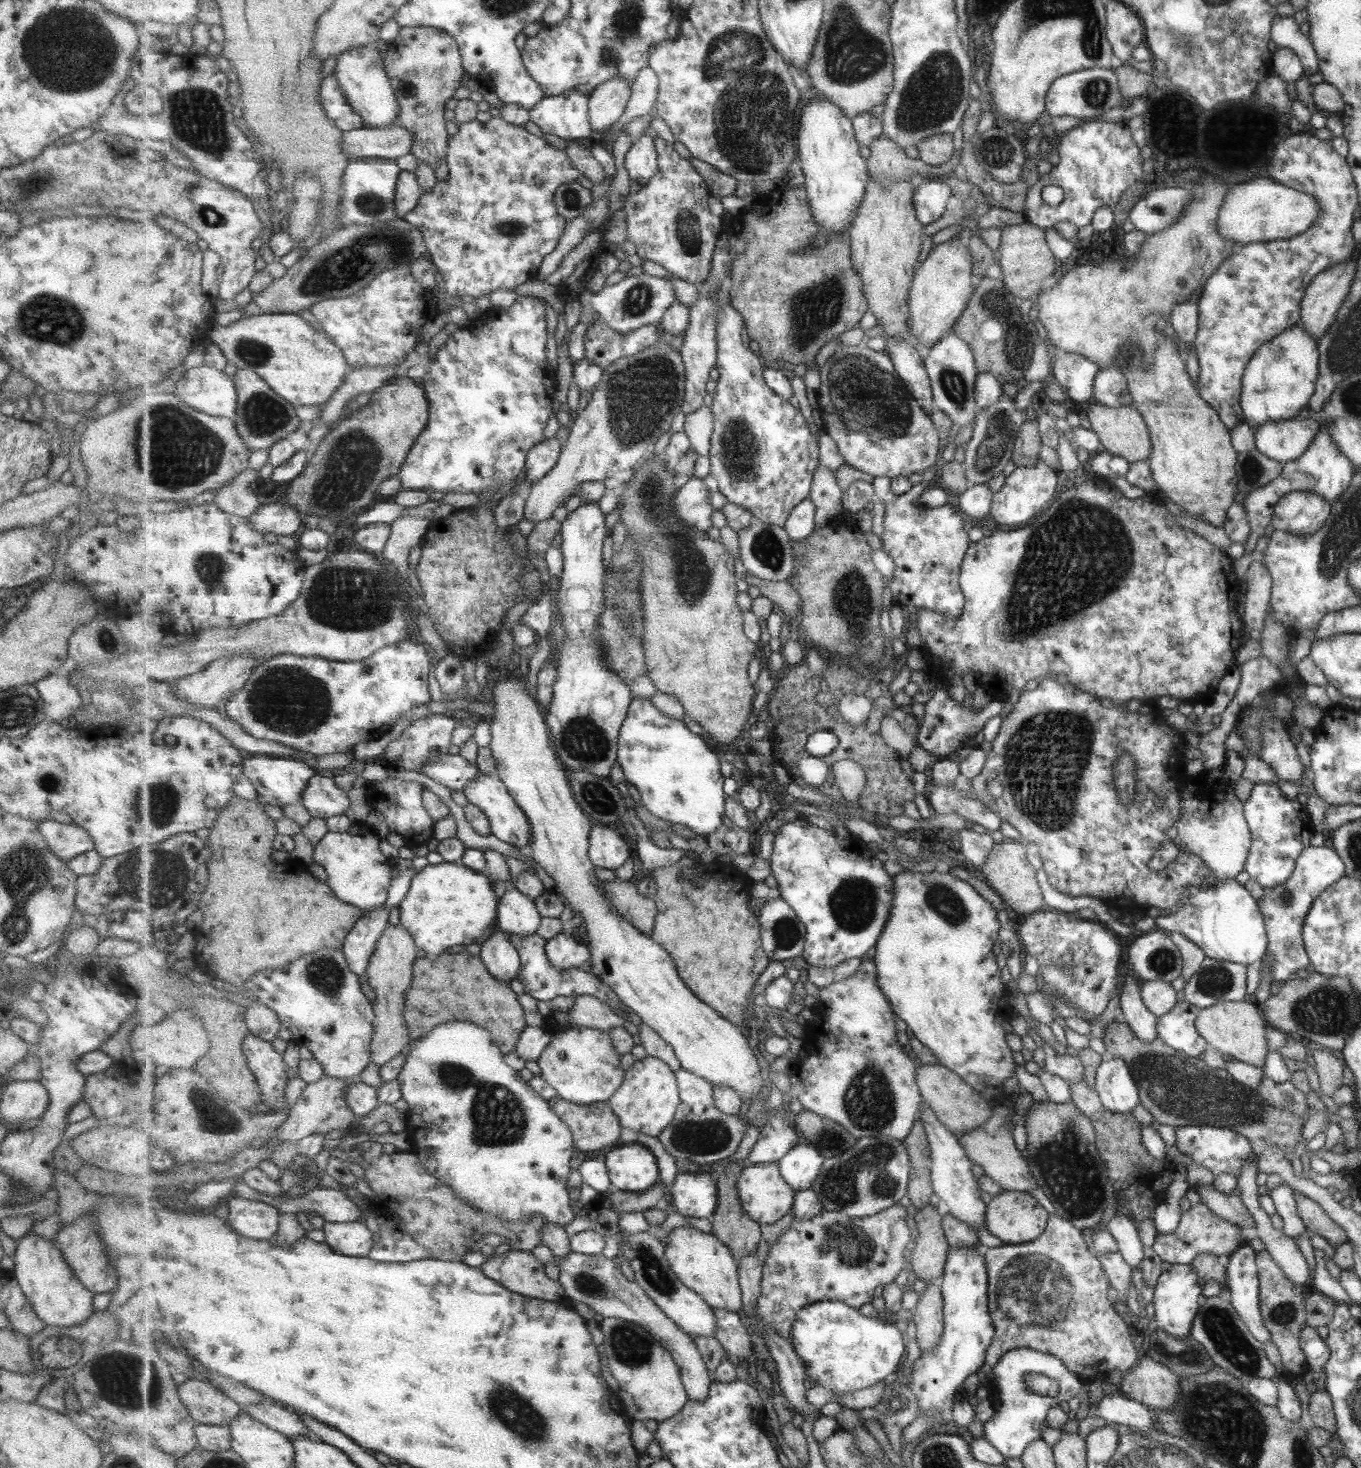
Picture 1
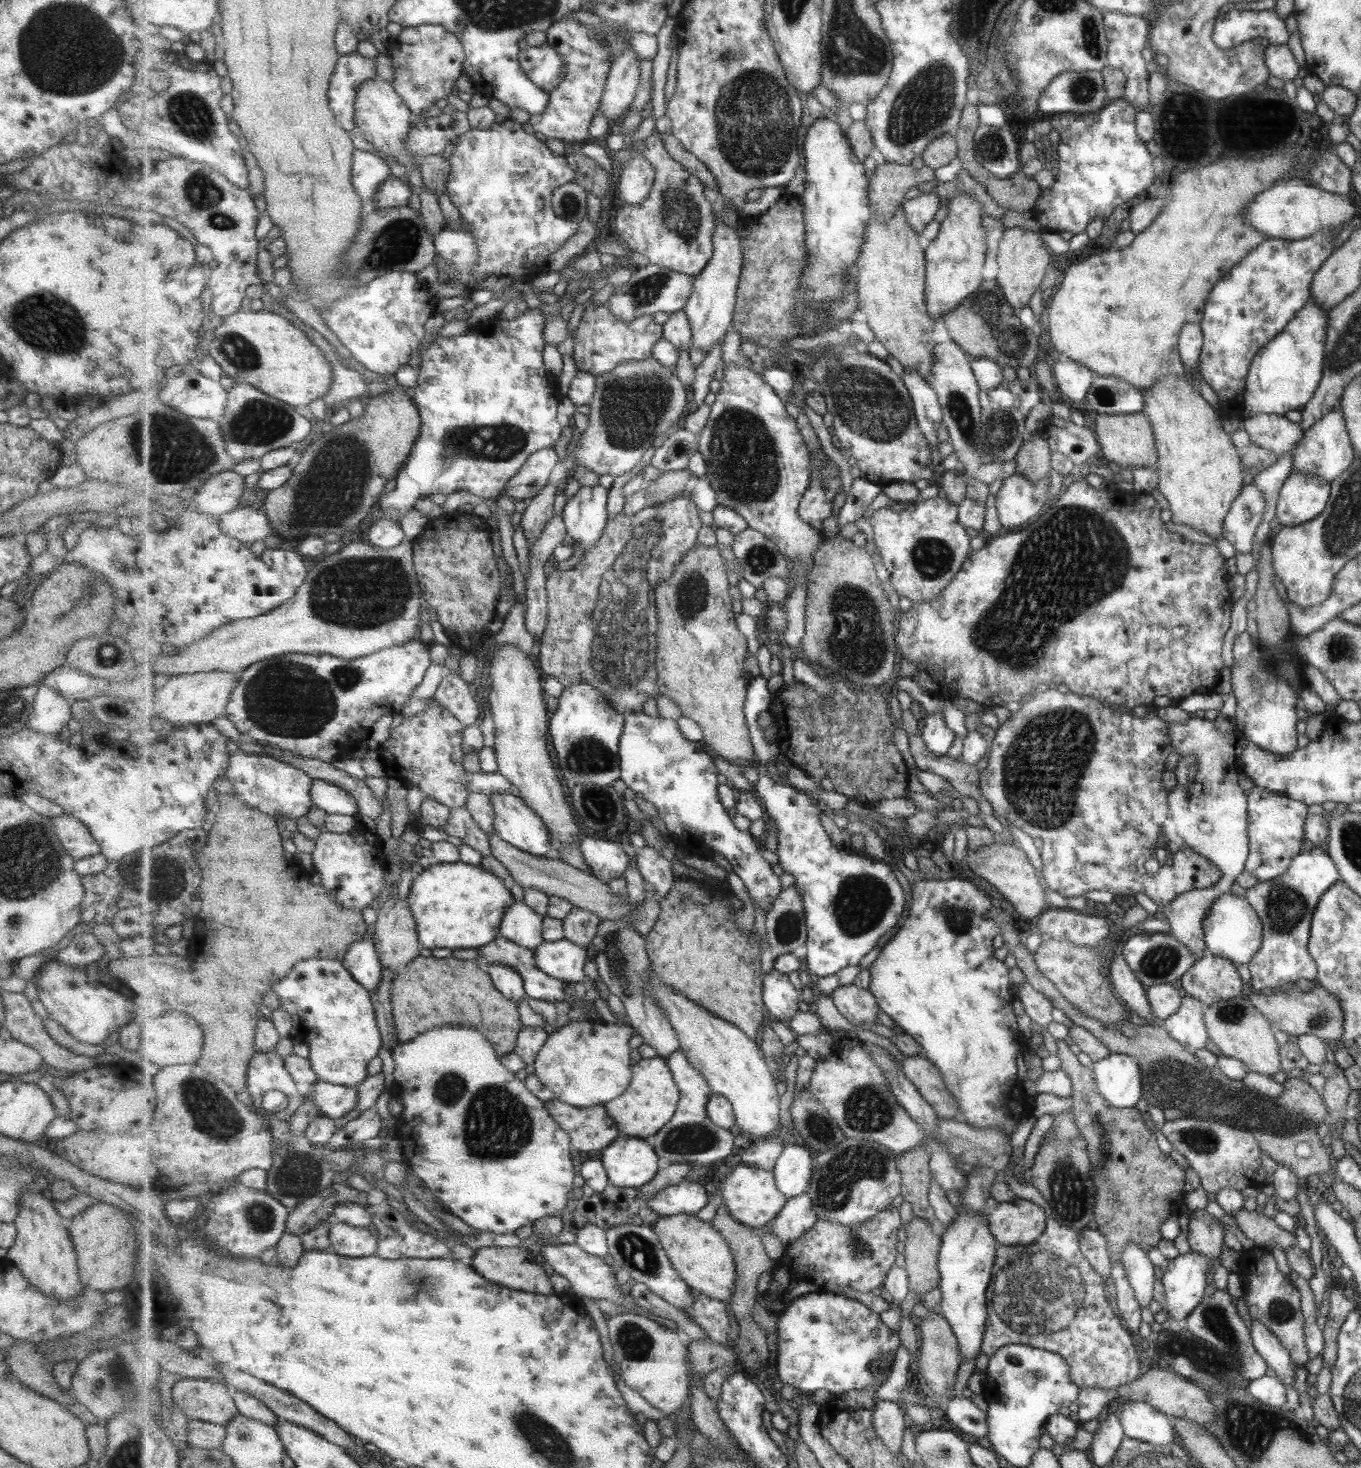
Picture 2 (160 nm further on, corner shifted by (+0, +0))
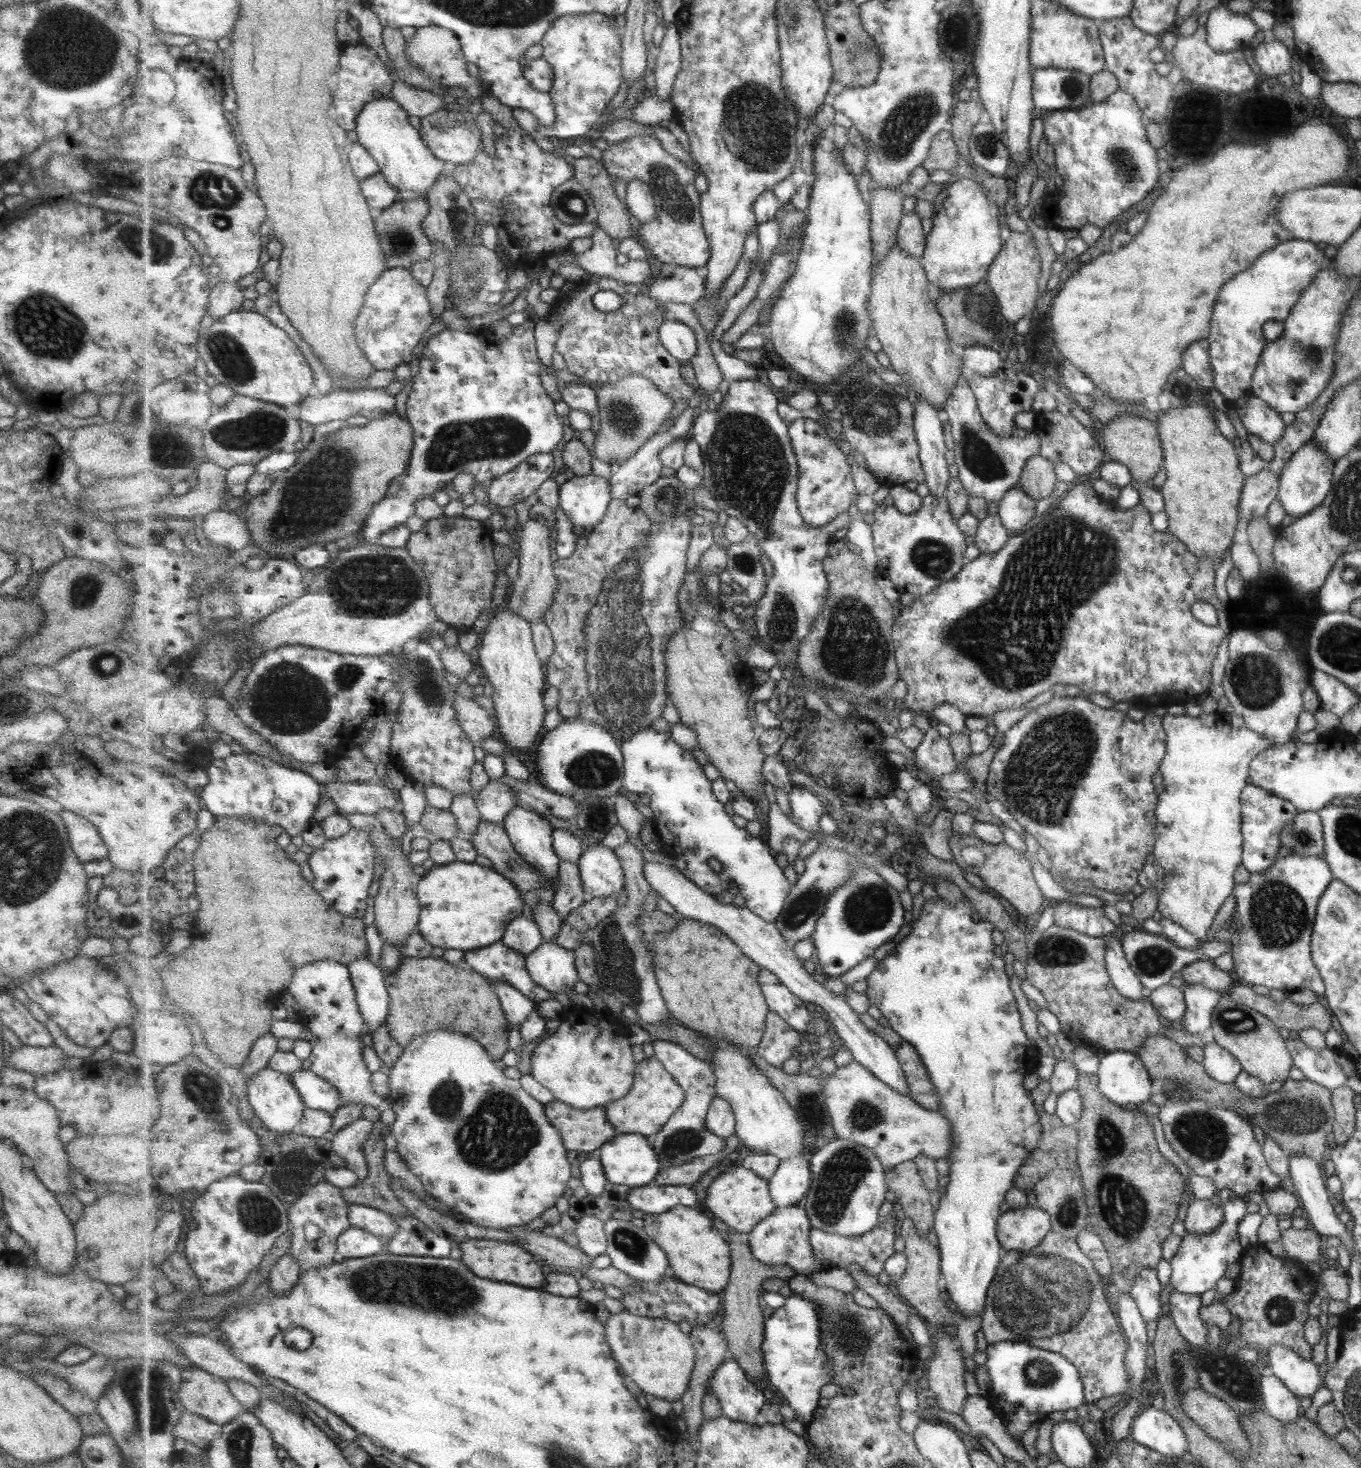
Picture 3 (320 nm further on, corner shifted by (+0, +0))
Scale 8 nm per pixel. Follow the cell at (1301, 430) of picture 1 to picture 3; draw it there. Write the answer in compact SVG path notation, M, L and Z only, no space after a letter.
M1249 392L1237 398L1231 405L1247 433L1259 437L1270 445L1275 444L1283 436L1286 429L1283 420L1264 399L1257 398Z

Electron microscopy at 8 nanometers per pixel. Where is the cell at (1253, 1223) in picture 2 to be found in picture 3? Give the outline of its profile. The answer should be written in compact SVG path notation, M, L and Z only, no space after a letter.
M1289 1227L1287 1230L1280 1231L1281 1243L1286 1252L1287 1258L1294 1262L1315 1262L1321 1263L1321 1242L1320 1234L1311 1228L1295 1230Z

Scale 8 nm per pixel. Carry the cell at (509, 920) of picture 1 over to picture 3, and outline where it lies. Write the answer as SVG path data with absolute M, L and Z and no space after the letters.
M521 915L508 926L502 941L509 948L527 956L544 943L544 935L535 918Z

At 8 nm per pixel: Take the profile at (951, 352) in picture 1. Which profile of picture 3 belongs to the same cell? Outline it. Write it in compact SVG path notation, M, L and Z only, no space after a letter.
M961 376L957 385L949 393L948 402L942 409L944 422L950 426L954 448L954 464L957 466L958 479L970 497L983 499L986 505L999 503L1009 489L1018 485L1023 467L1027 460L1039 453L1042 447L1040 435L1032 430L1025 438L999 438L989 430L981 419L976 406L976 396L968 386L968 380Z

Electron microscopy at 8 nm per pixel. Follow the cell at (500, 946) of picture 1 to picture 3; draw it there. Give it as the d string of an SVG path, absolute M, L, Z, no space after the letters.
M505 980L498 982L499 984L495 984L495 990L507 1014L508 1023L510 1026L521 1025L534 1013L537 1003L525 996L525 993L518 988L507 984Z

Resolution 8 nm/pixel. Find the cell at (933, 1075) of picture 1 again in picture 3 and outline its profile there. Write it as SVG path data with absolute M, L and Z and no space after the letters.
M903 1041L896 1053L908 1078L910 1097L928 1110L940 1111L940 1095L917 1049L910 1042Z

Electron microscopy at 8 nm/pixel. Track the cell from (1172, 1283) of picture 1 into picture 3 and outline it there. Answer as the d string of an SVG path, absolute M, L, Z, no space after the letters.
M1235 1195L1221 1206L1224 1218L1219 1228L1207 1234L1186 1232L1180 1238L1180 1248L1174 1257L1168 1260L1171 1267L1170 1283L1175 1291L1186 1295L1200 1295L1201 1292L1211 1290L1215 1282L1225 1274L1227 1266L1240 1260L1239 1256L1242 1254L1241 1246L1237 1242L1237 1224L1245 1216L1245 1201Z

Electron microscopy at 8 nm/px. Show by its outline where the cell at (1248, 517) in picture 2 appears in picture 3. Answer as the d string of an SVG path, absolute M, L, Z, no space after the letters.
M1269 468L1246 477L1241 490L1241 528L1245 528L1250 518L1263 517L1269 503L1276 499L1277 492L1278 476Z

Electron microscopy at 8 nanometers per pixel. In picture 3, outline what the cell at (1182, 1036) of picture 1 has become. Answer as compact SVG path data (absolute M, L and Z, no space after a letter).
M1200 984L1185 985L1182 993L1185 1012L1181 1018L1181 1026L1183 1030L1199 1036L1210 1027L1212 1010L1221 994Z

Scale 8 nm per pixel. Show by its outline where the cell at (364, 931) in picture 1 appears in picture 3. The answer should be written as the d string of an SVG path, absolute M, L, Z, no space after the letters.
M358 958L348 966L356 986L357 1002L365 1024L371 1032L387 1024L390 1012L390 992L386 985L386 973L369 958Z

